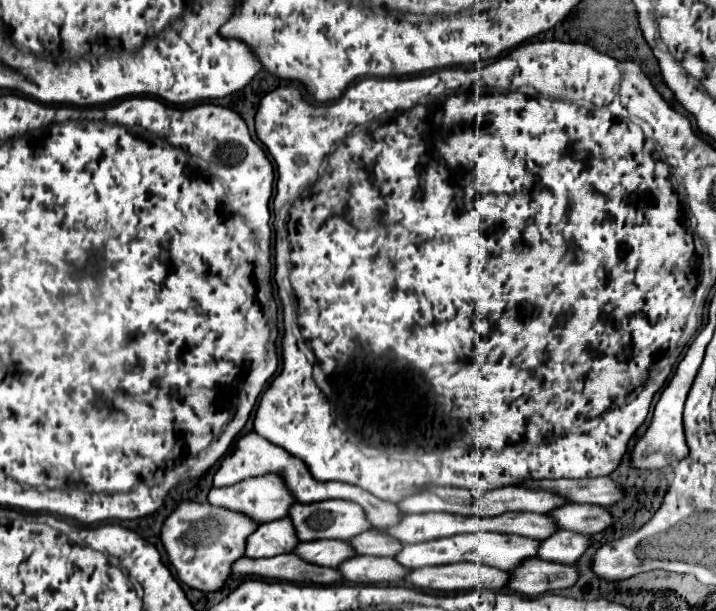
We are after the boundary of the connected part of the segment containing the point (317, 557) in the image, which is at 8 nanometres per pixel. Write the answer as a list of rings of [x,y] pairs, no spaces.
[[[308,541],[296,545],[294,553],[304,561],[322,567],[338,567],[344,559],[354,555],[346,541]]]

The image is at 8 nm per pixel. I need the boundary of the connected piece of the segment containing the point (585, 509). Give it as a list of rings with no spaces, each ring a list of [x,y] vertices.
[[[562,505],[558,509],[552,509],[552,519],[556,519],[558,529],[576,531],[584,535],[600,533],[608,525],[612,525],[612,517],[604,507],[598,505]]]

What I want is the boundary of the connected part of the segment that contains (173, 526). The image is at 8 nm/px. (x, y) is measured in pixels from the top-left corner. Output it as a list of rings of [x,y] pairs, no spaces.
[[[182,501],[162,525],[162,543],[174,565],[178,579],[192,589],[218,591],[230,575],[230,565],[244,555],[244,543],[256,523],[246,515],[212,507],[208,503]]]

